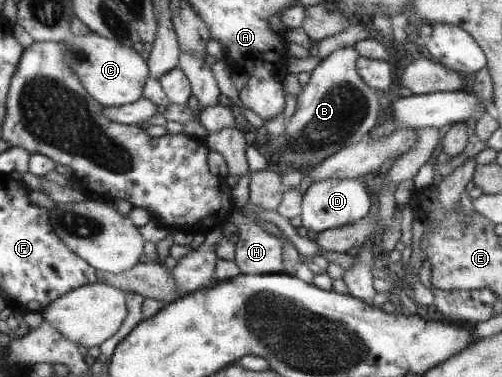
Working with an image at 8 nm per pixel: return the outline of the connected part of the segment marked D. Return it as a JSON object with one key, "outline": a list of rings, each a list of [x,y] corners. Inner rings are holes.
{"outline":[[[324,178],[324,180],[312,182],[302,194],[299,217],[306,231],[318,233],[344,225],[353,225],[368,215],[370,210],[368,192],[361,179]]]}

